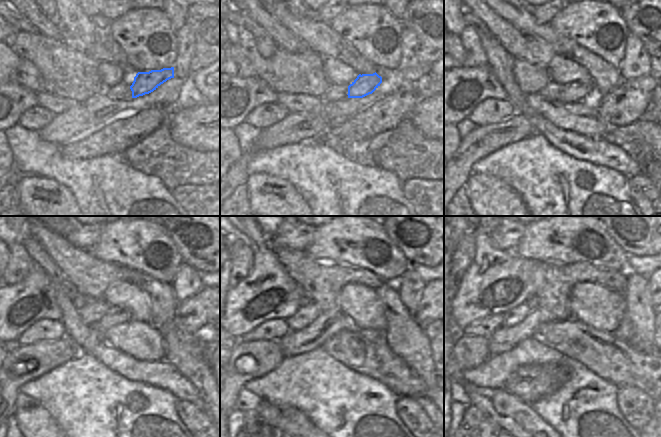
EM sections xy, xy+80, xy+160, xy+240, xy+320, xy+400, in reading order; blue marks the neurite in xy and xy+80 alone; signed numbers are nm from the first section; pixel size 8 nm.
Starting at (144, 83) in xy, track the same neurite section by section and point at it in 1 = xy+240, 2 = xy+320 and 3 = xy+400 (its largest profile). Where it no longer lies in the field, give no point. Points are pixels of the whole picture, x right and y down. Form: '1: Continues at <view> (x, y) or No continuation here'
1: Continues at xy+240 (114, 316)
2: Continues at xy+320 (313, 336)
3: Continues at xy+400 (503, 339).

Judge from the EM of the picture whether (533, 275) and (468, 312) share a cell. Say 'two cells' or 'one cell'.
one cell

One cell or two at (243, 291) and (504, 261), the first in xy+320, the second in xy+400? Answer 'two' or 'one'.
one

